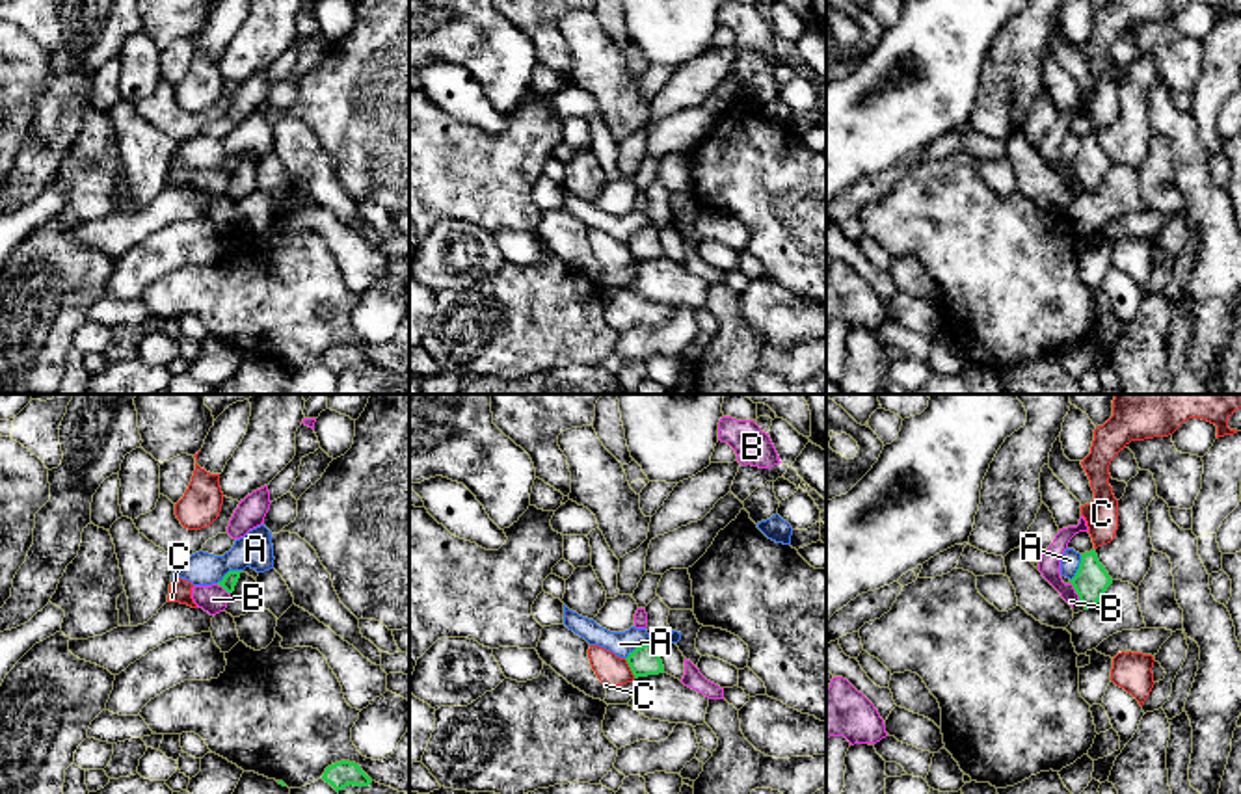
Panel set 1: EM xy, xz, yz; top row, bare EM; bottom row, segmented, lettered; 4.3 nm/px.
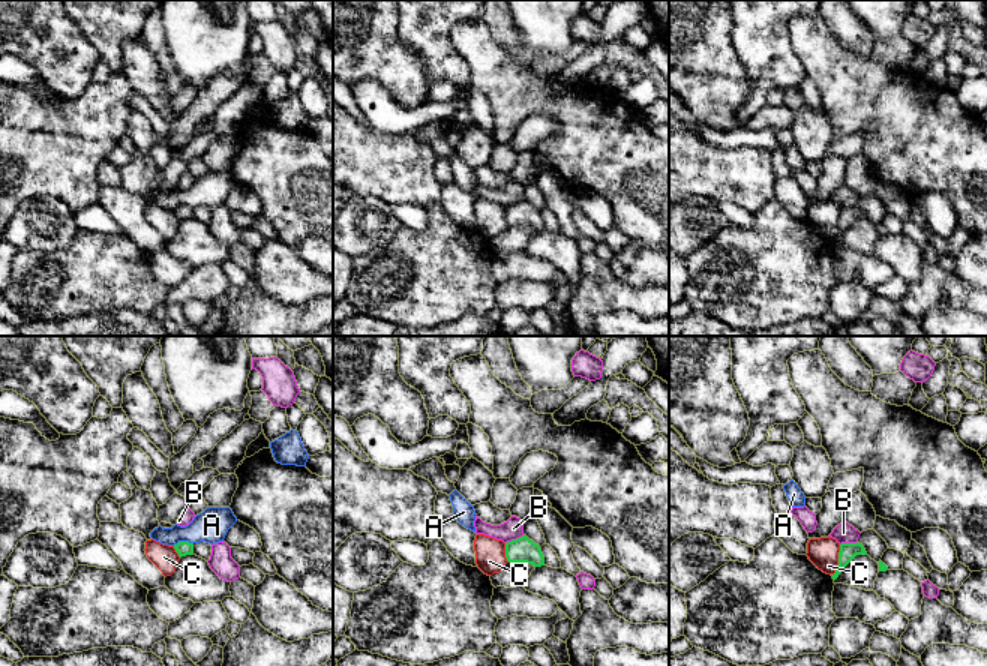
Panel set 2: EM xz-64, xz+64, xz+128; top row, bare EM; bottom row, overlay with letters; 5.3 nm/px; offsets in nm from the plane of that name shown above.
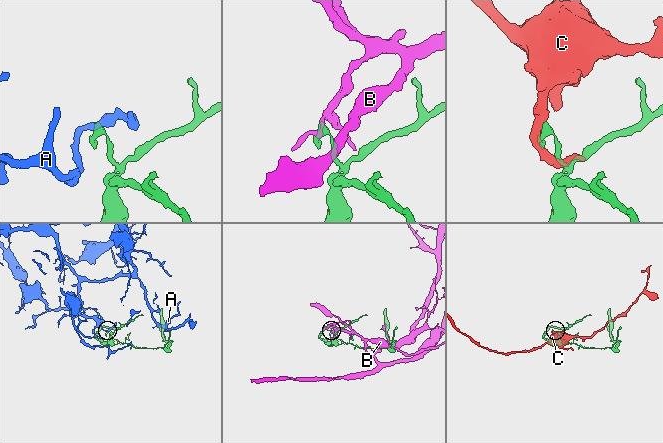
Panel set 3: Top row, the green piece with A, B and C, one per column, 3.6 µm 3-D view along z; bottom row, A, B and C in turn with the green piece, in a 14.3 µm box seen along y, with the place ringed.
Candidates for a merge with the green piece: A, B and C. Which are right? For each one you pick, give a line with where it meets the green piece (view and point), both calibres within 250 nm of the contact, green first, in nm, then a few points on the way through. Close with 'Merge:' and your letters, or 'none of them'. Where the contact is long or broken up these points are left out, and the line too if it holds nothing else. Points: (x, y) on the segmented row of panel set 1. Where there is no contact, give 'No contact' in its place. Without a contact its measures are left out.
Merge: none of them

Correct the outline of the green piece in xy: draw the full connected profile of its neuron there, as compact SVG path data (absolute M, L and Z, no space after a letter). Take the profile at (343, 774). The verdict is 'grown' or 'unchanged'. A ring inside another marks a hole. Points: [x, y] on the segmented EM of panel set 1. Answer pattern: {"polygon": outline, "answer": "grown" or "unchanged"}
{"polygon": "M340 761L327 766L322 779L329 783L337 792L350 785L368 787L372 783L372 779L361 770L361 766L350 761Z", "answer": "unchanged"}

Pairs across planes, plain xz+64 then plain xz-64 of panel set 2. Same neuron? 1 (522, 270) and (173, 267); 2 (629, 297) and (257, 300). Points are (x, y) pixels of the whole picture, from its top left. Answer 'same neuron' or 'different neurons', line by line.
1: same neuron
2: same neuron

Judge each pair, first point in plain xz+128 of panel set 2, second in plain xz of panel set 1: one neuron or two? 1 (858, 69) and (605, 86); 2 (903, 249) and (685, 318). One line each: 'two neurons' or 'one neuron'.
1: one neuron
2: two neurons

